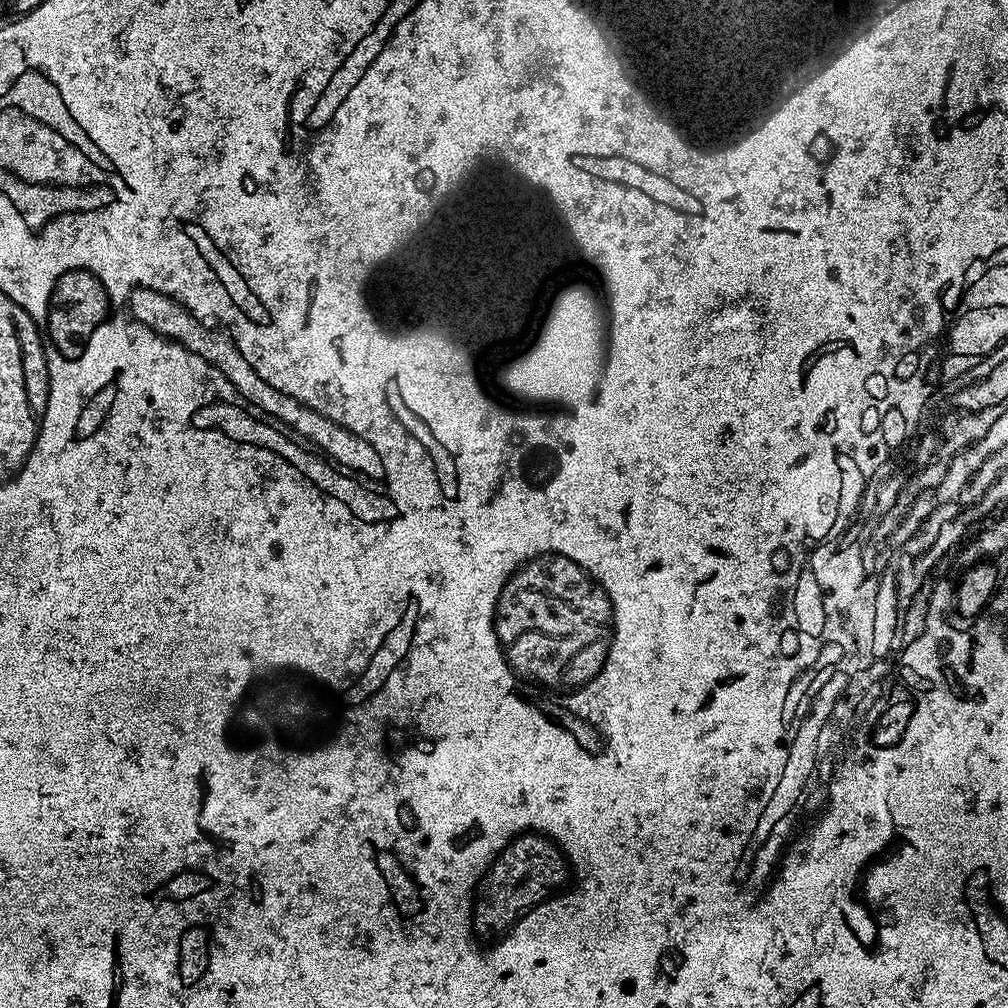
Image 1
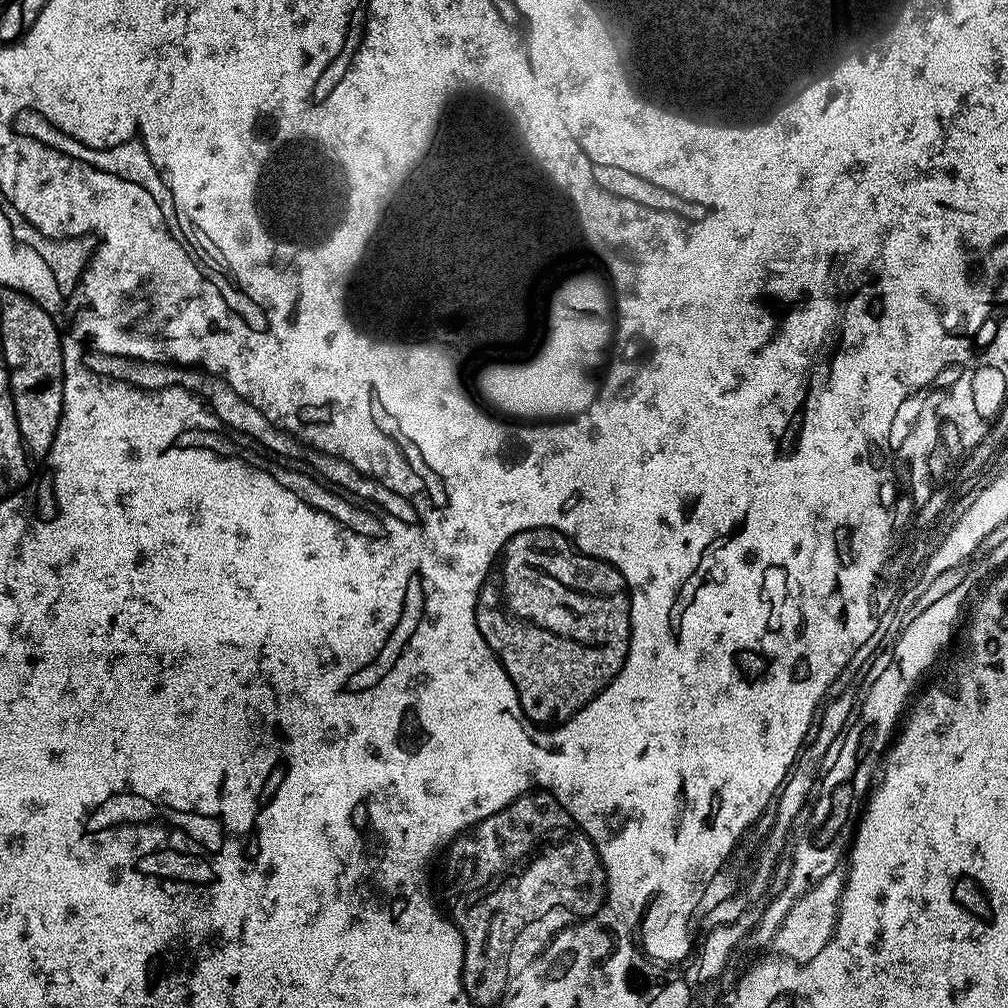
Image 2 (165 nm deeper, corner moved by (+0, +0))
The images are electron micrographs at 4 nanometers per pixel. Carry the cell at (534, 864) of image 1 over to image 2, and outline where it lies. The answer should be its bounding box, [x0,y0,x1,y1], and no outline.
[446,790,604,1006]

